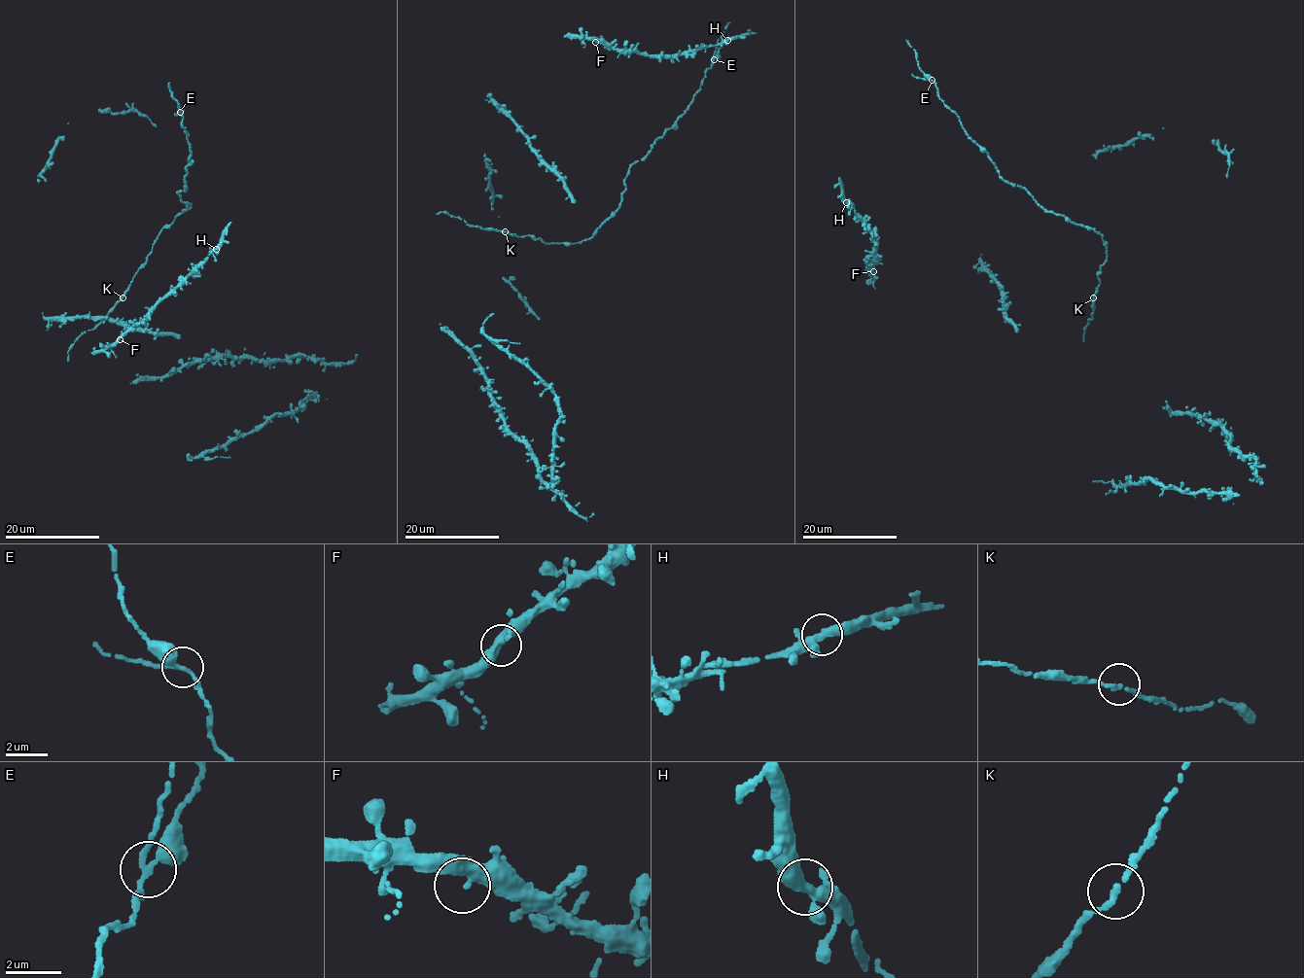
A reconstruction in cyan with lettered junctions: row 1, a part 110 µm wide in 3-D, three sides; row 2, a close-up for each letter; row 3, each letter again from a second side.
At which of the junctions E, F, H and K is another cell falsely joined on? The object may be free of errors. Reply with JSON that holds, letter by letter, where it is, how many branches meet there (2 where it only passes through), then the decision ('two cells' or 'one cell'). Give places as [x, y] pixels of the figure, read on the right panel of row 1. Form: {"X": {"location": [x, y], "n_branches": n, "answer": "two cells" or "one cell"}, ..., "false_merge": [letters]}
{"E": {"location": [932, 80], "n_branches": 3, "answer": "one cell"}, "F": {"location": [873, 271], "n_branches": 2, "answer": "one cell"}, "H": {"location": [846, 202], "n_branches": 3, "answer": "one cell"}, "K": {"location": [1093, 297], "n_branches": 2, "answer": "one cell"}, "false_merge": []}

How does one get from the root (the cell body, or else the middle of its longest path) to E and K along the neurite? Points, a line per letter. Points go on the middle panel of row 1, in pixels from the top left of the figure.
E: (471, 227), (528, 234), (547, 244), (589, 239), (618, 207), (629, 167), (684, 114), (713, 59)
K: (471, 227), (505, 231)

